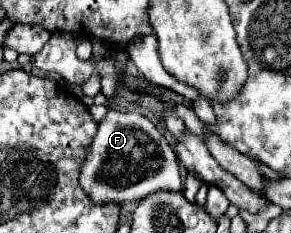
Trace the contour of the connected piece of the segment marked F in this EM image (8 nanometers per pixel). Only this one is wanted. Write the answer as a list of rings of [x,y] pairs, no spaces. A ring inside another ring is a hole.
[[[109,109],[99,121],[95,139],[91,141],[89,149],[85,149],[79,185],[97,205],[139,201],[145,195],[161,189],[181,191],[179,163],[167,139],[147,117],[141,113],[121,113]]]

